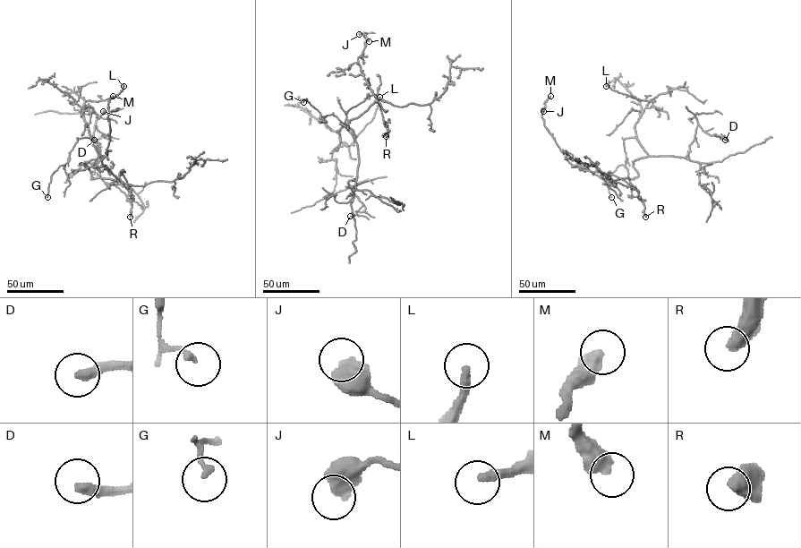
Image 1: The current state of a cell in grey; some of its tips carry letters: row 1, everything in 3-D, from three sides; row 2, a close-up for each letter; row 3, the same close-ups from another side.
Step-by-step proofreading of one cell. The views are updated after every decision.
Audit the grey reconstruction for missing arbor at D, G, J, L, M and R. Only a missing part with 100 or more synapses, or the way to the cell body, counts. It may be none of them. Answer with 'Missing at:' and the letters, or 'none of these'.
Missing at: none of these

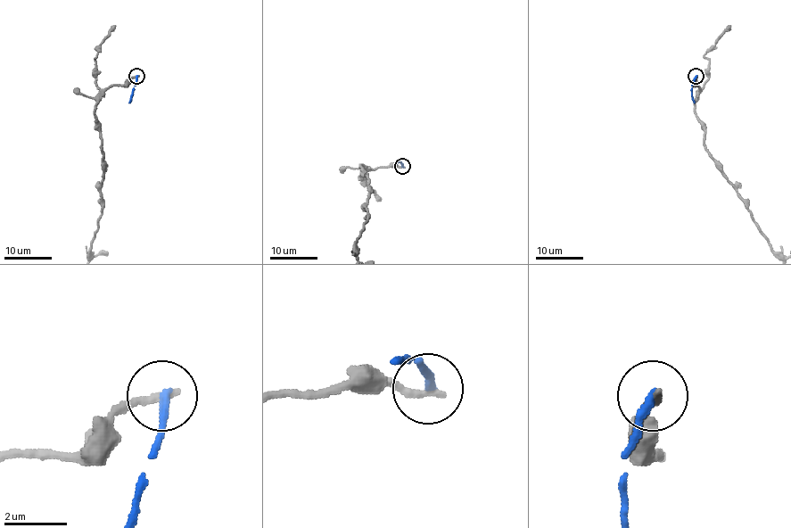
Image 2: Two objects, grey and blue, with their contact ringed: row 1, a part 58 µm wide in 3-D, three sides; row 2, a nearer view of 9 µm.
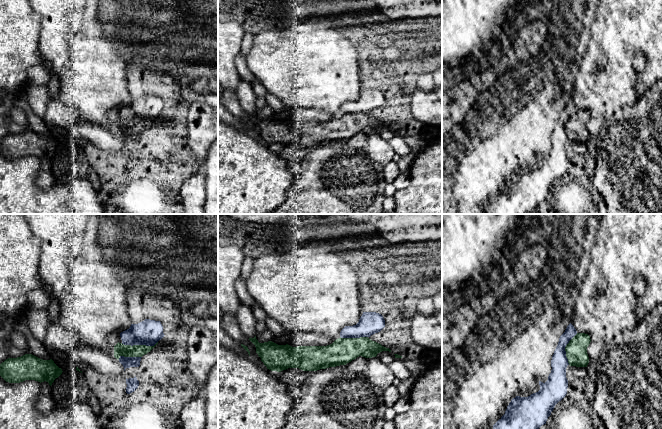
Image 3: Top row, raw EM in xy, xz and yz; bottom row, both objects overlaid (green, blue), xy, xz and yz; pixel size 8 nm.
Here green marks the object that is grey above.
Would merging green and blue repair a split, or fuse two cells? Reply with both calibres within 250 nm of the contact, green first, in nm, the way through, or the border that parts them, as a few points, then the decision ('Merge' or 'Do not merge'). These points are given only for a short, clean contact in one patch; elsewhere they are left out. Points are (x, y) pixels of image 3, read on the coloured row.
Thickness 100 nm (green) against 200 nm. Boundary: xy (157, 341), (153, 345), (124, 345), (121, 343). Do not merge

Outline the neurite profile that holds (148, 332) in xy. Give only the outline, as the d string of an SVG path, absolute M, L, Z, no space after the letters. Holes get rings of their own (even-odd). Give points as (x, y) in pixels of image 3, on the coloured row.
M145 319L138 324L131 324L129 329L120 333L120 337L124 345L154 346L167 334L166 320Z

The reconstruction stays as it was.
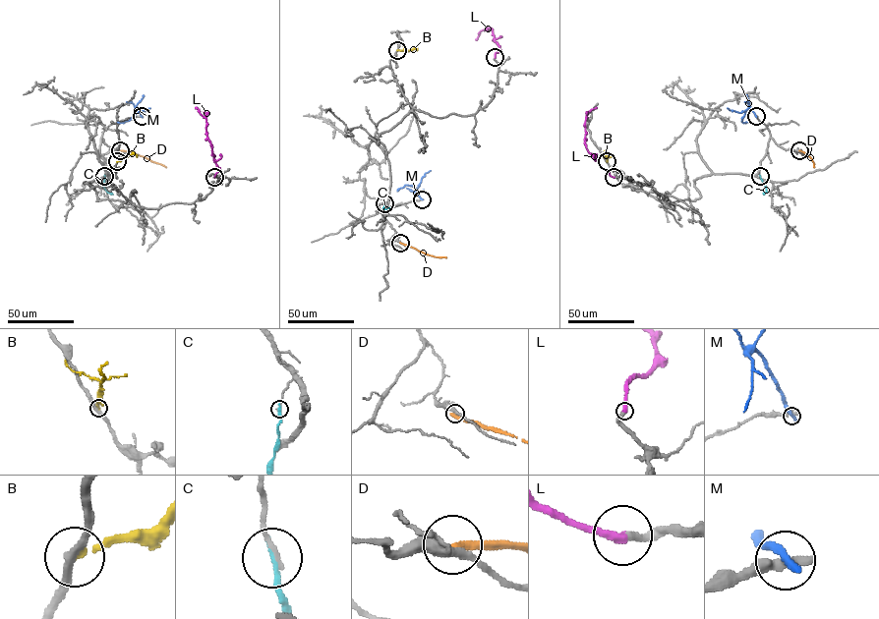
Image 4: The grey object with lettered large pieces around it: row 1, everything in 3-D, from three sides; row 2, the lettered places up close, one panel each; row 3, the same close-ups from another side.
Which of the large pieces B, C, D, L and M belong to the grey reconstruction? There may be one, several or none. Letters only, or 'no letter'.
L

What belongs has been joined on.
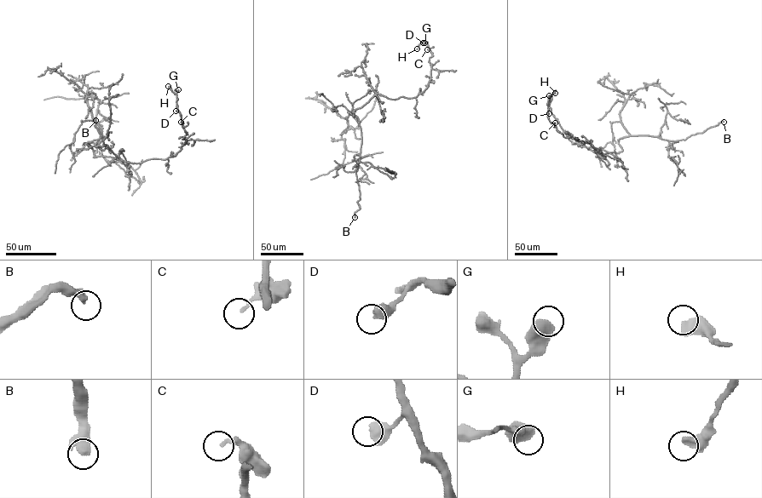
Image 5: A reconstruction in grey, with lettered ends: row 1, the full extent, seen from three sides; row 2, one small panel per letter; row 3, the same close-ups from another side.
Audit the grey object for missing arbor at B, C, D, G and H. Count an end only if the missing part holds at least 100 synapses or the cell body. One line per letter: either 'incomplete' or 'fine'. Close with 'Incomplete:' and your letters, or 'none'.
B: incomplete
C: fine
D: fine
G: fine
H: fine
Incomplete: B

